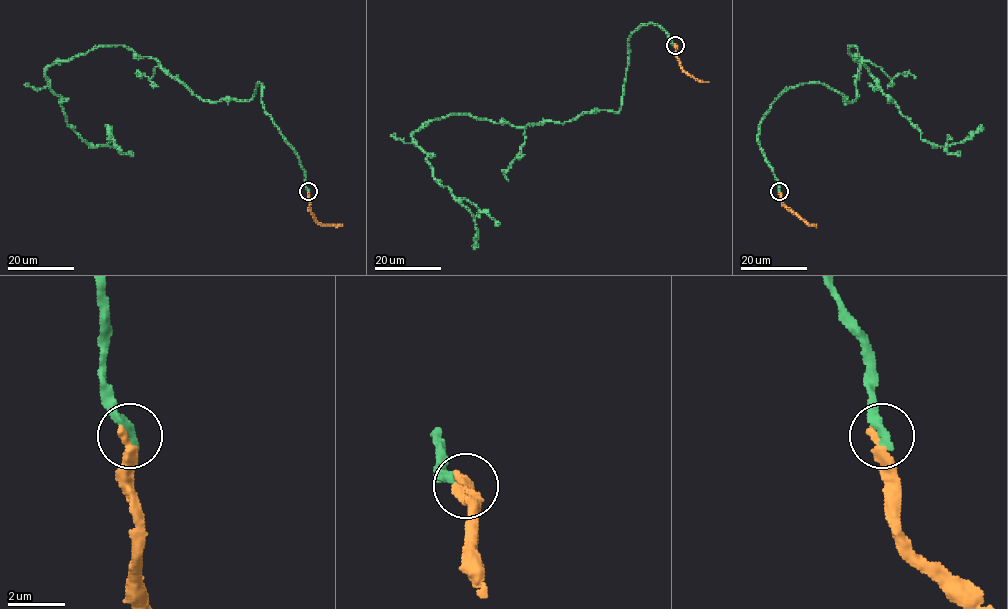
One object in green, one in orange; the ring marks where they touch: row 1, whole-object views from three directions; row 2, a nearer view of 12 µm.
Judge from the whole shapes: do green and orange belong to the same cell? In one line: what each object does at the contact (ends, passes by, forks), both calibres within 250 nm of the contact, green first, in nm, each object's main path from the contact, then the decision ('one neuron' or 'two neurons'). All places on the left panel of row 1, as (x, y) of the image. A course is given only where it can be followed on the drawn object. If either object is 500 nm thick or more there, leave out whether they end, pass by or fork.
green ends there; orange ends there; 380 nm thick on the green side, 360 nm on the other; green runs (309, 191), (260, 83), (251, 98), (207, 101), (123, 45), (47, 67), (81, 139), (105, 146), (106, 125); orange runs (308, 191), (309, 209), (318, 223), (343, 224); two neurons

